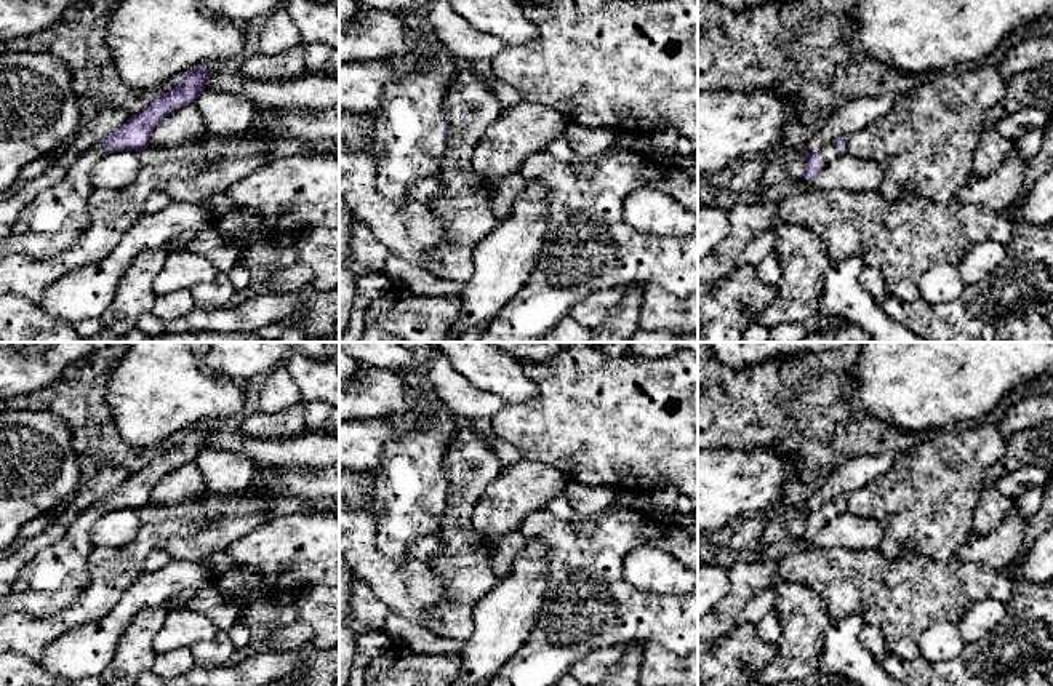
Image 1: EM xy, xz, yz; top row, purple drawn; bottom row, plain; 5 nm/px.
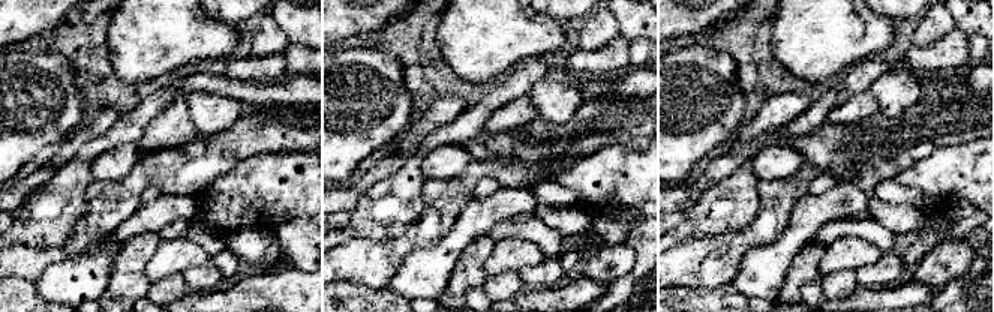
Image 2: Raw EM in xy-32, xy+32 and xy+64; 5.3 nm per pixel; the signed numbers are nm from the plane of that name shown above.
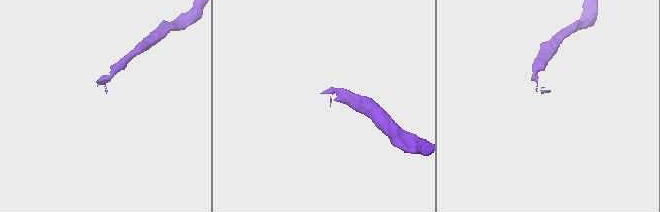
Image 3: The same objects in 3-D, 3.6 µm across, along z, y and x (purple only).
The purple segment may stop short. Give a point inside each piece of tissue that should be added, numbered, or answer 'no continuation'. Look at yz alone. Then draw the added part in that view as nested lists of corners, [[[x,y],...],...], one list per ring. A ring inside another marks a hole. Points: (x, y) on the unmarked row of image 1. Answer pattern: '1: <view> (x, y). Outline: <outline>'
1: yz (831, 510). Outline: [[[832,501],[819,509],[819,520],[821,526],[824,526],[827,521],[837,518],[840,513],[847,510],[842,510],[837,504],[837,501]]]

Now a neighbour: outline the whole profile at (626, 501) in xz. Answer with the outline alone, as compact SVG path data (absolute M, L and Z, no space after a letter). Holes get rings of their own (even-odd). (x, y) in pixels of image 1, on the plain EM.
M621 491L613 504L613 509L635 510L640 513L651 513L651 505L647 496L635 496Z

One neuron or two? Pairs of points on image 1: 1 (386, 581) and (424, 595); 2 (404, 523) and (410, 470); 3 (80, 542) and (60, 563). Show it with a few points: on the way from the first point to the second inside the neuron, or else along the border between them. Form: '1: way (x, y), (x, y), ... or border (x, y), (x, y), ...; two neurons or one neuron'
1: way (396, 586), (407, 597), (415, 595); one neuron
2: way (404, 510), (408, 504), (410, 483); one neuron
3: way (77, 549), (66, 558); one neuron

